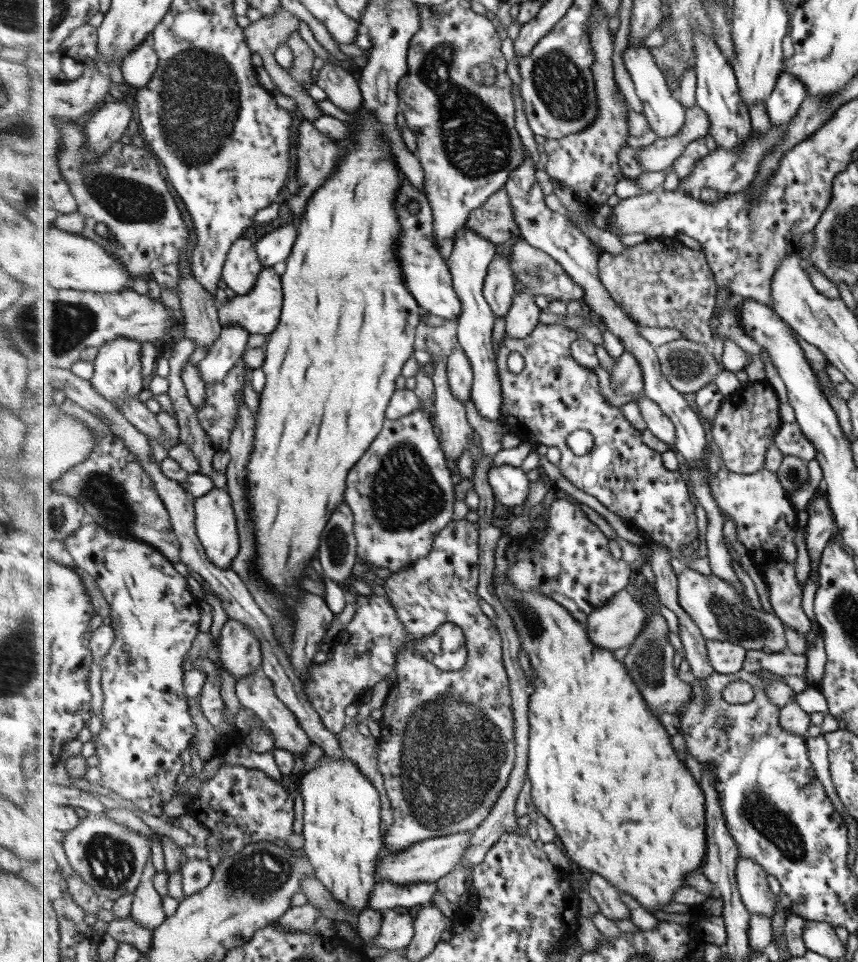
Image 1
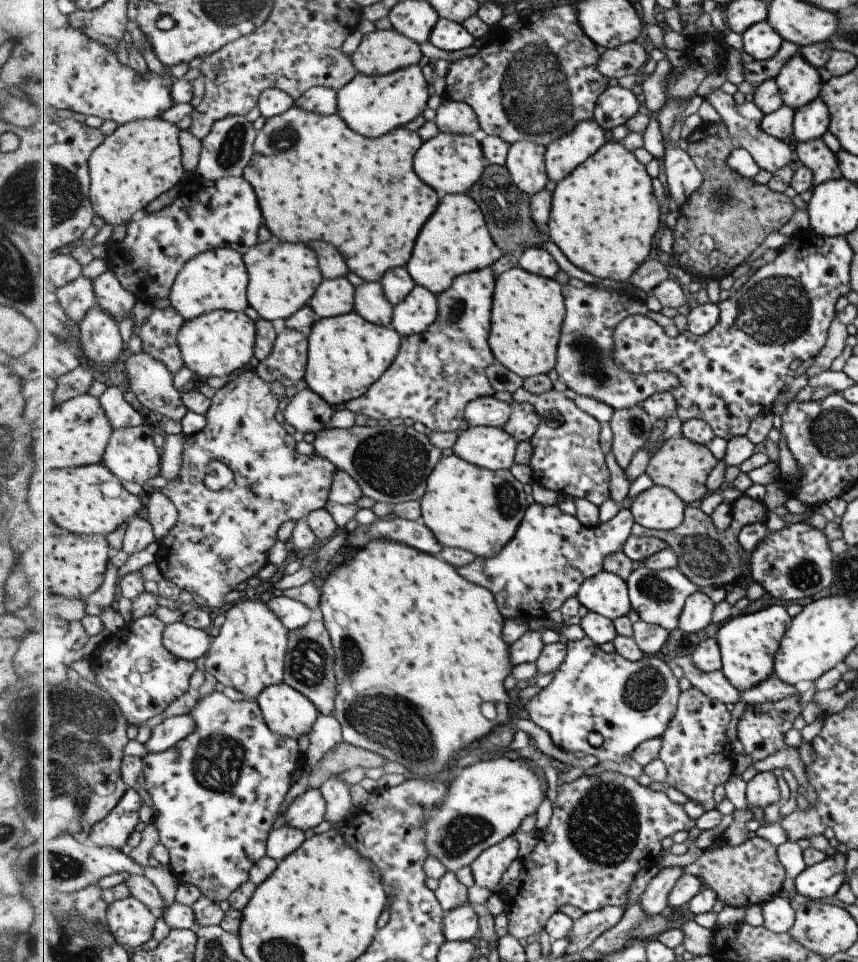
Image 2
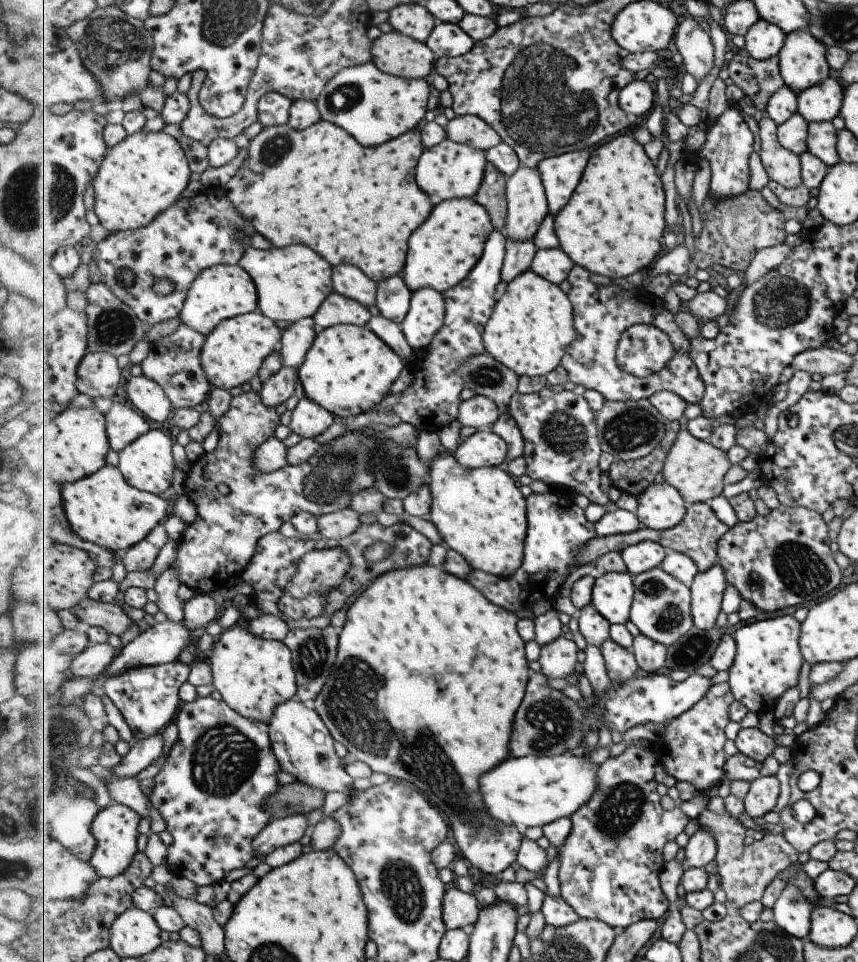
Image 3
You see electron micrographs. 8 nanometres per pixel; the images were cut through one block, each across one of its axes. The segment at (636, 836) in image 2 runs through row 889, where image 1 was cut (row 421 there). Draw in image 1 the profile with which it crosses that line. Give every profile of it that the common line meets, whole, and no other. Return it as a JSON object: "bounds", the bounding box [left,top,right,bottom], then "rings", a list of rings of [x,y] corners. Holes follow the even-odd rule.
{"bounds":[497,322,699,562],"rings":[[[539,322],[536,330],[527,338],[516,340],[506,334],[497,345],[498,366],[500,369],[501,386],[504,388],[504,406],[501,420],[510,427],[510,433],[519,437],[522,442],[556,446],[561,450],[560,472],[576,488],[594,496],[608,510],[618,515],[625,523],[640,530],[647,537],[646,542],[661,544],[669,548],[673,558],[691,562],[685,556],[685,548],[699,536],[697,514],[692,500],[692,487],[686,470],[671,471],[663,466],[661,452],[653,450],[645,444],[642,433],[625,418],[621,406],[609,402],[603,396],[599,386],[599,376],[595,370],[584,368],[573,357],[572,344],[580,338],[577,331],[571,331],[557,324]],[[511,352],[517,352],[524,360],[524,368],[519,374],[513,374],[507,369],[507,357]],[[576,431],[591,432],[595,438],[595,447],[583,456],[571,452],[568,445],[569,436]]]}

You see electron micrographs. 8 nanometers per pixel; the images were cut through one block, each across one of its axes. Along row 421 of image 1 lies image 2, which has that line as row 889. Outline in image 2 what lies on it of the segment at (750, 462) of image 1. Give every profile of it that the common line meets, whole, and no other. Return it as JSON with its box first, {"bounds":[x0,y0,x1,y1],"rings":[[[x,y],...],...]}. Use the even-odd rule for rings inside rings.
{"bounds":[683,837,785,908],"rings":[[[757,837],[748,839],[740,846],[727,842],[725,846],[709,847],[702,851],[694,863],[683,868],[683,874],[701,878],[715,890],[723,904],[739,908],[768,904],[779,895],[785,880],[785,868],[777,856],[776,847],[771,842]]]}

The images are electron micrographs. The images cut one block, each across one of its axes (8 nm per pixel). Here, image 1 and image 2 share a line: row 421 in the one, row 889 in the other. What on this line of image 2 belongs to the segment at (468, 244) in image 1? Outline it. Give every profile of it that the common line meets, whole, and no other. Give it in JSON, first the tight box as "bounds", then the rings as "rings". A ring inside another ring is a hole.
{"bounds":[471,836,519,893],"rings":[[[512,836],[483,852],[481,857],[471,864],[476,885],[497,893],[501,878],[505,876],[509,866],[519,860],[519,852],[519,842]]]}

